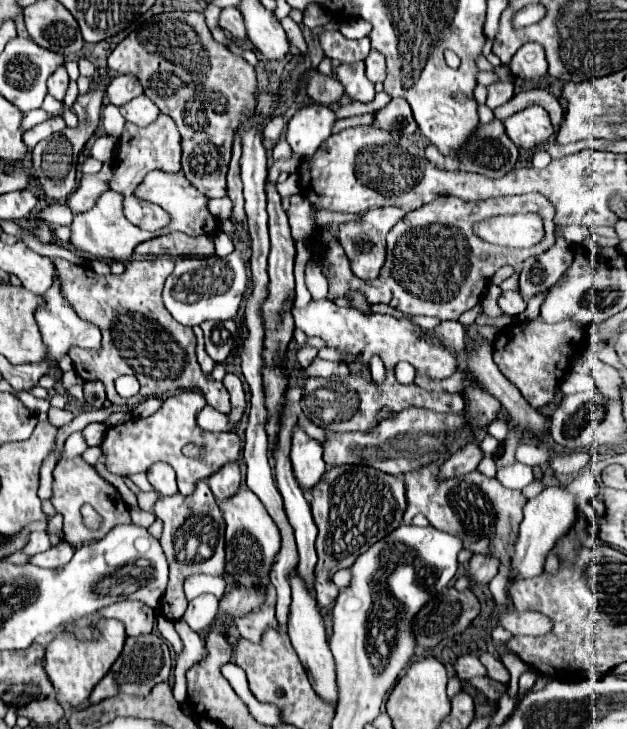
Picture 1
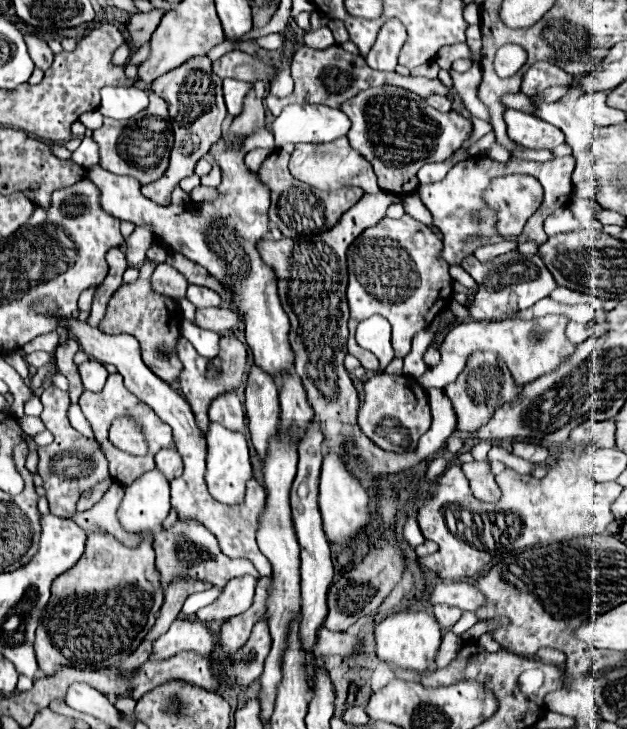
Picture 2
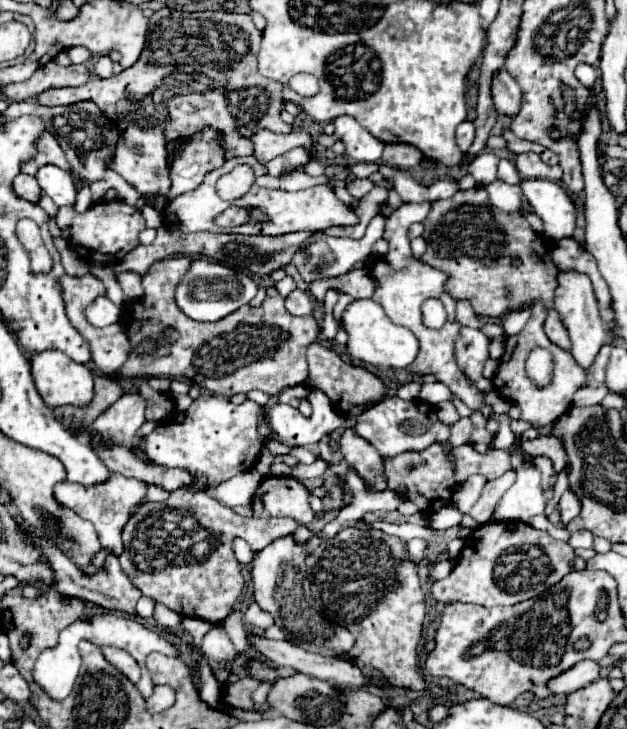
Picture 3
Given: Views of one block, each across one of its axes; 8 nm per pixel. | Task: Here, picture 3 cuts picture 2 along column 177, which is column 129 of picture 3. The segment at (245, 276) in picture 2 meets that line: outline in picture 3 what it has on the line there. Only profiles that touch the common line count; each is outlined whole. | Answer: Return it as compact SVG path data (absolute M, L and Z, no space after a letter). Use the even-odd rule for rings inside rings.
M116 200L116 202L98 202L82 214L74 212L74 206L62 206L62 208L58 208L56 224L60 228L72 226L70 246L76 252L88 248L88 250L98 250L102 254L114 254L116 258L122 258L124 254L128 254L130 250L134 250L140 244L138 242L138 232L146 226L144 216L134 206L128 206L120 200Z

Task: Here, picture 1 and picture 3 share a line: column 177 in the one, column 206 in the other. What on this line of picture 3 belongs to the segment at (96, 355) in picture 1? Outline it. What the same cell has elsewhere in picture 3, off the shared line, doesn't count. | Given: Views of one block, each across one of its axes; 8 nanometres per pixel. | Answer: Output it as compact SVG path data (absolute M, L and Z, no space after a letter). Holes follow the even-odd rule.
M172 258L172 260L164 260L164 262L156 262L156 264L152 264L150 268L148 268L148 272L144 274L144 280L142 280L142 286L144 286L144 298L142 300L136 300L136 302L128 302L126 306L124 306L124 310L122 310L122 316L120 316L120 322L122 322L122 326L126 326L126 336L128 336L128 342L130 342L130 346L132 346L132 350L130 350L130 356L128 356L128 360L120 366L119 372L115 376L98 376L96 372L92 372L92 376L94 376L94 398L92 398L92 402L88 404L88 406L64 406L64 408L56 408L54 412L56 412L56 416L58 418L62 418L62 422L68 426L68 424L92 424L96 418L98 418L98 414L102 414L110 404L114 403L122 394L123 386L120 383L120 379L132 378L132 376L186 376L186 378L190 378L196 386L200 386L202 390L206 390L206 392L214 392L214 394L222 394L222 396L232 396L232 394L240 394L240 392L250 392L250 390L262 390L262 392L266 392L268 396L278 396L284 388L288 388L288 386L294 386L294 384L300 384L300 382L304 382L306 378L308 378L308 362L306 362L306 352L308 352L308 346L312 344L312 342L316 342L316 338L318 338L318 324L316 324L316 320L312 318L312 316L292 316L286 308L284 308L284 298L276 292L276 288L272 286L272 288L266 288L266 298L264 298L264 302L258 306L258 308L254 308L254 306L242 306L240 310L234 310L234 314L228 314L228 318L222 318L220 322L192 322L192 318L188 318L186 314L180 314L180 308L176 306L176 298L174 298L174 292L176 292L176 286L180 284L180 280L184 278L184 274L188 272L188 268L190 268L190 264L192 264L192 260L190 258Z

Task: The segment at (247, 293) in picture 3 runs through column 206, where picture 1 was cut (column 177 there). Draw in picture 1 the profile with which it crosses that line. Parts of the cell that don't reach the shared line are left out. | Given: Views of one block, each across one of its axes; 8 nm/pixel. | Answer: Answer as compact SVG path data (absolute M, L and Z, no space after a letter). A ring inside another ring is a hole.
M230 254L226 258L206 256L202 260L186 258L178 260L174 272L164 284L164 306L172 318L184 326L198 326L206 320L234 320L248 288L246 268L240 256Z

